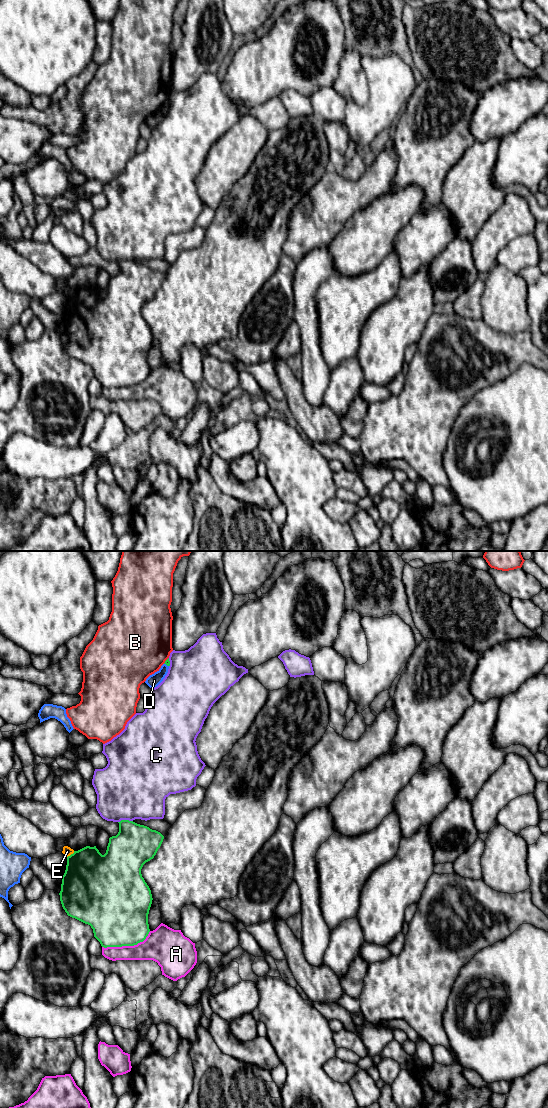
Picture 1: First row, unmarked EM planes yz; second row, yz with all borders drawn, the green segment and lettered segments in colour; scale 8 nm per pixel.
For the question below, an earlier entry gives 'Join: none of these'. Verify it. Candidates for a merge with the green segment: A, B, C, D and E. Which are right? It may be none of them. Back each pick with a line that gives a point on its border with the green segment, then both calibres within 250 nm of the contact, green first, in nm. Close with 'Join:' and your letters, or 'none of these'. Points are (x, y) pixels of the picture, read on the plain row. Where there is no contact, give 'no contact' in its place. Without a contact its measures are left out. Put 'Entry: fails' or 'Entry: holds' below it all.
Join: none of these
Entry: holds

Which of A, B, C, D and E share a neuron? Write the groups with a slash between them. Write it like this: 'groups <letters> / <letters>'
groups A D / B / C / E

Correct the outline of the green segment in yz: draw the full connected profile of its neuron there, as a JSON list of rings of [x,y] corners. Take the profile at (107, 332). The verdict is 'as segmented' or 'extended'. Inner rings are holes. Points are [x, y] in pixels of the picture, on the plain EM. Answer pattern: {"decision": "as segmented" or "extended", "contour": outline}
{"decision": "as segmented", "contour": [[[133,261],[118,263],[119,272],[109,278],[104,295],[96,286],[86,286],[67,297],[59,333],[67,355],[90,365],[104,388],[134,386],[148,376],[148,354],[153,338],[141,309],[154,298],[164,279],[160,272]]]}

